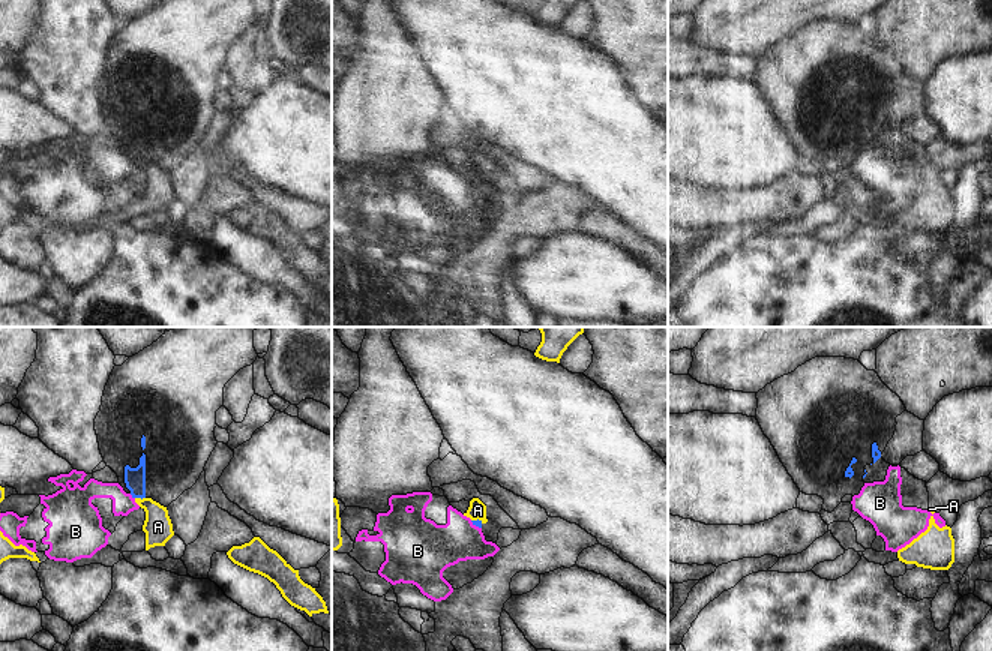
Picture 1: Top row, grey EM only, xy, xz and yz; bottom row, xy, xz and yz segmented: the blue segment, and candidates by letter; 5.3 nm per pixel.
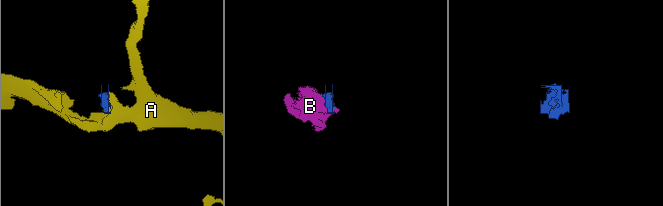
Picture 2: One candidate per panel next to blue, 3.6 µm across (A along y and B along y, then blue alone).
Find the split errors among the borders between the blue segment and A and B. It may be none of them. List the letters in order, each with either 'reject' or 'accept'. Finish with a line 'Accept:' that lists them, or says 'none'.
A: reject
B: reject
Accept: none

